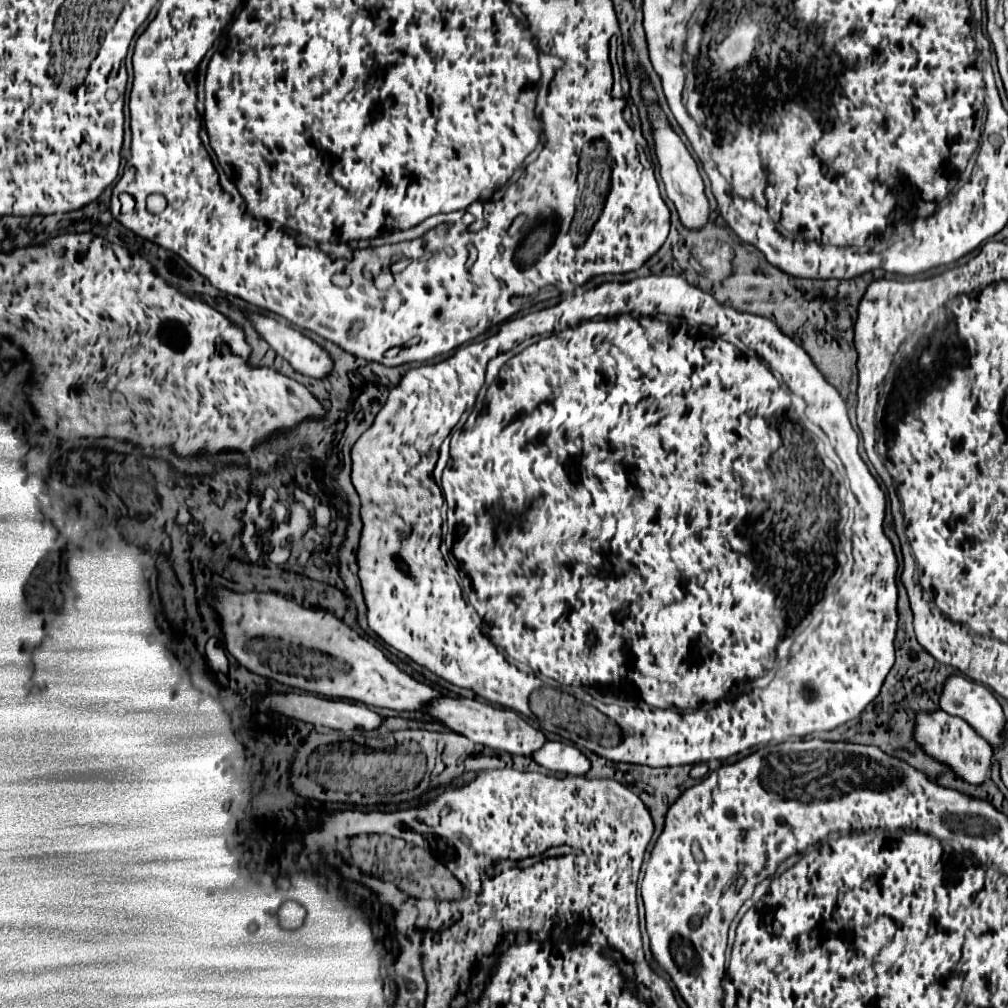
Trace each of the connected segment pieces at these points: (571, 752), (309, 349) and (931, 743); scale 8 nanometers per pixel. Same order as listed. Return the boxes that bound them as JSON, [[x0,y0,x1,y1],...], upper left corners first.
[[531,741,591,775],[253,315,333,379],[913,711,991,785]]

